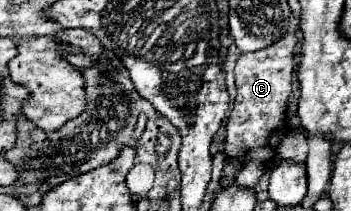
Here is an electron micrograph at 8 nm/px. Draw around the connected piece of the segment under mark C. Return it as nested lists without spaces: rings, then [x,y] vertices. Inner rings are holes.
[[[285,34],[263,50],[239,56],[235,66],[237,98],[231,116],[227,120],[227,140],[225,140],[227,142],[225,152],[231,158],[239,156],[241,162],[257,158],[265,162],[275,154],[279,140],[287,134],[285,128],[281,128],[281,124],[287,108],[287,98],[293,88],[291,78],[295,72],[295,62],[293,62],[295,46],[297,38],[293,34]],[[239,148],[243,150],[239,152]]]

